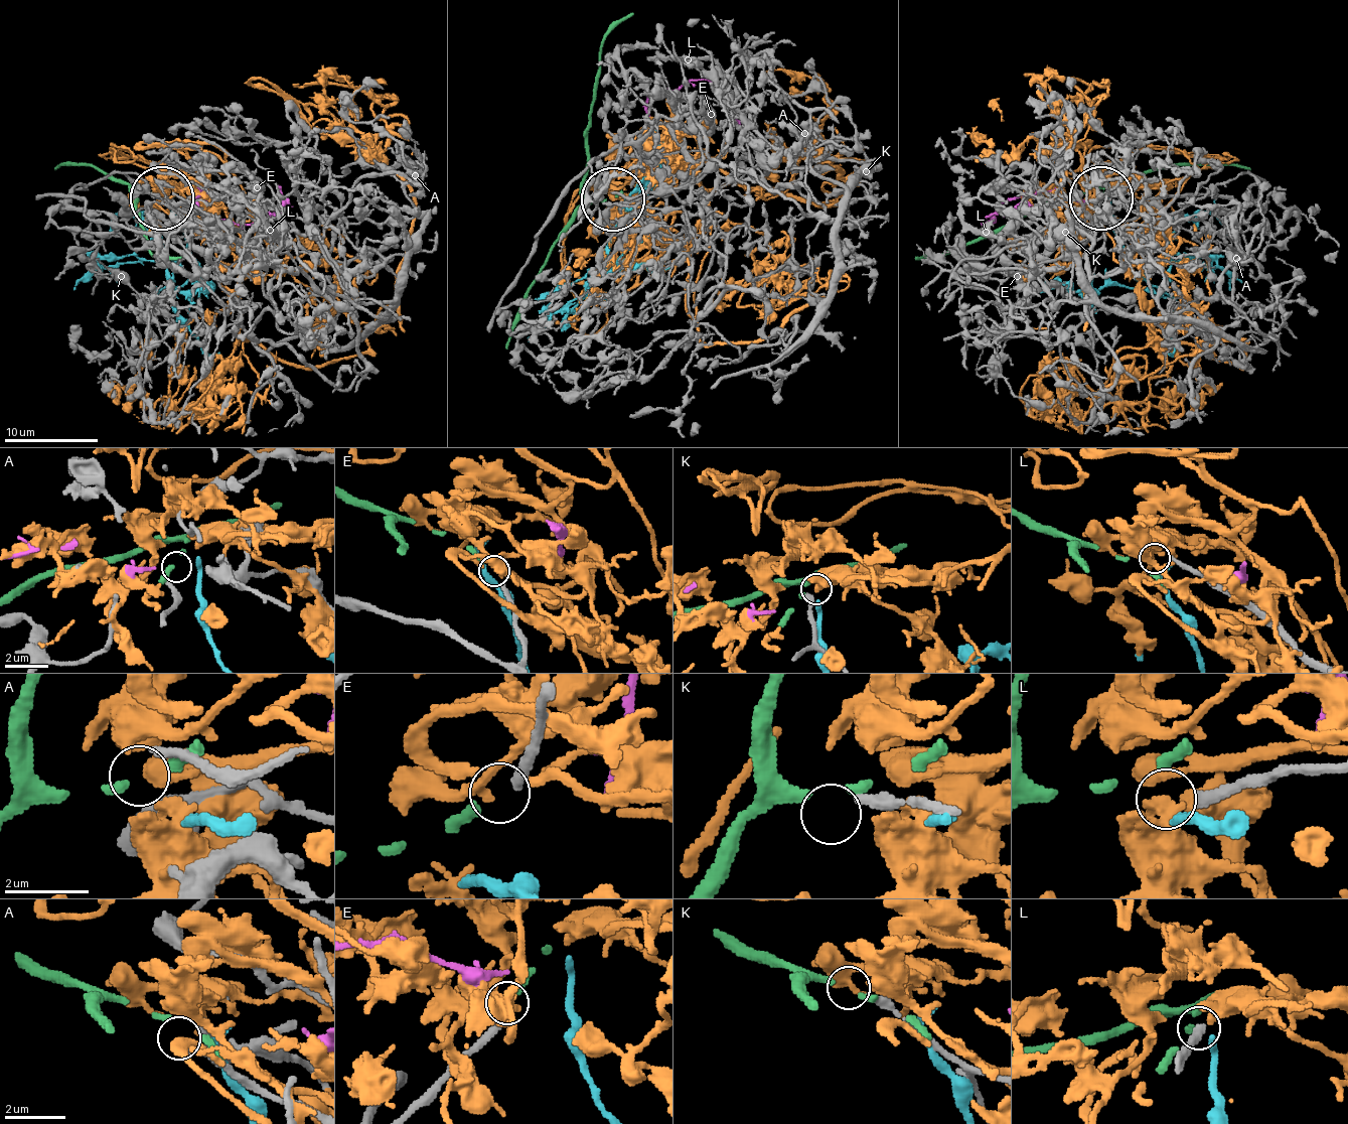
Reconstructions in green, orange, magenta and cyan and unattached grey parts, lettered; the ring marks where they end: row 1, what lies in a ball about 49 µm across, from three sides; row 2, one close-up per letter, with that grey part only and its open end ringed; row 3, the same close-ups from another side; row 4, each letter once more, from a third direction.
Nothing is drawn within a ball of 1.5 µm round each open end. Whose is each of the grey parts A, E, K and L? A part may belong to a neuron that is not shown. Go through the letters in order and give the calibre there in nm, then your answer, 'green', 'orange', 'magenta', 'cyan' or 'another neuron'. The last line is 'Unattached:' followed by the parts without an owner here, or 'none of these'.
A: calibre 200 nm; another neuron
E: calibre 220 nm; another neuron
K: calibre 280 nm; another neuron
L: calibre 240 nm; another neuron
Unattached: A, E, K, L

